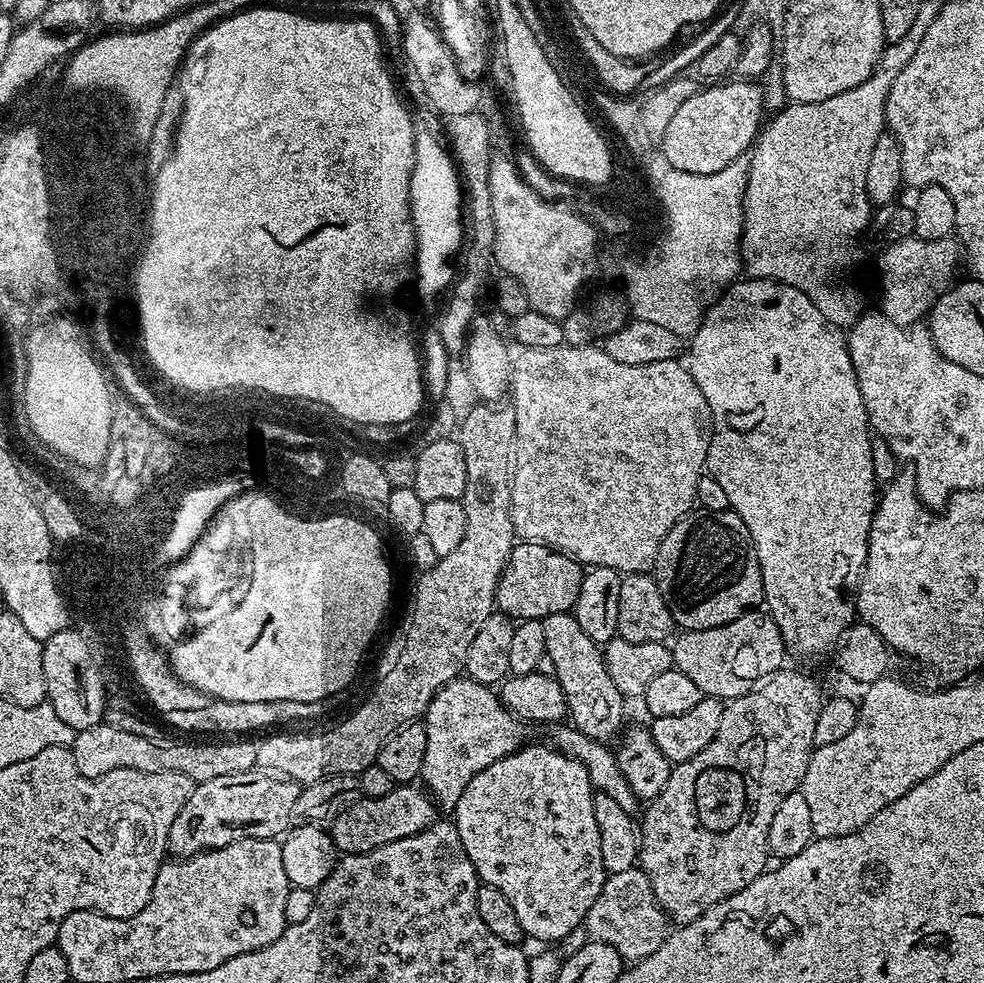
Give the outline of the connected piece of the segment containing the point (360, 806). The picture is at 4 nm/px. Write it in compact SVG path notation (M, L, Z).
M401 784L394 786L390 794L382 794L382 798L364 796L343 808L332 819L330 835L337 853L353 856L378 850L378 846L386 846L386 842L398 842L398 838L410 838L414 834L425 832L437 819L438 809L423 787Z

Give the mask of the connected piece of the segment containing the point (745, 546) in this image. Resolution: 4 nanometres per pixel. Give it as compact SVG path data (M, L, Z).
M693 510L670 531L658 550L654 569L656 585L670 606L677 629L693 632L726 626L744 612L759 609L764 602L762 570L746 530L746 522L731 510Z

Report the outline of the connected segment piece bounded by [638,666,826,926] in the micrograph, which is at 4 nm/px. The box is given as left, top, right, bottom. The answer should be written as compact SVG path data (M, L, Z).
M791 666L781 668L773 676L751 688L746 694L735 696L733 700L725 703L722 726L718 726L718 734L714 734L714 742L710 742L710 746L706 746L706 750L694 754L694 758L675 765L670 778L666 778L666 786L662 786L659 794L643 809L644 821L641 819L638 824L640 833L638 866L648 875L648 881L654 890L654 898L659 902L660 909L668 915L668 919L673 925L688 924L694 918L706 914L706 910L710 910L710 906L730 898L730 894L738 894L738 890L750 886L750 882L754 882L754 878L758 878L769 867L770 821L774 819L774 814L778 811L782 798L786 794L797 791L804 780L806 766L812 757L813 748L816 747L814 725L818 722L818 714L822 710L825 699L825 693L820 693L820 684L814 677L807 676L806 673L799 672L798 669L791 668Z

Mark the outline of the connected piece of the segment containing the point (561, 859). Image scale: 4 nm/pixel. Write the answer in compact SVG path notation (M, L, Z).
M547 743L531 744L494 762L494 766L486 766L486 770L462 790L462 798L458 798L458 806L454 809L458 838L462 838L466 854L470 854L477 877L506 894L518 914L518 922L525 926L580 926L590 906L594 906L594 898L602 894L606 879L598 822L594 819L594 789L590 774L582 762L565 752Z

